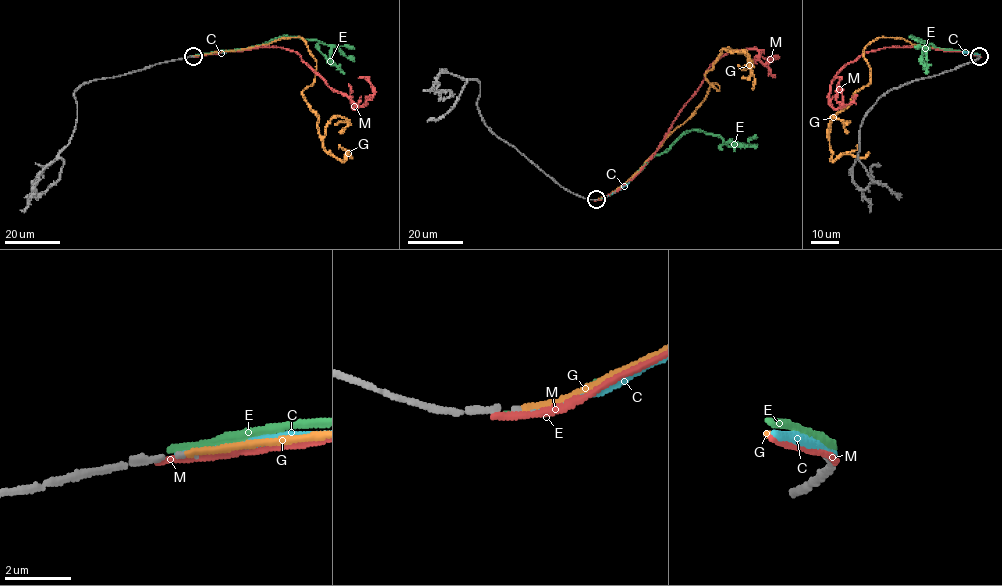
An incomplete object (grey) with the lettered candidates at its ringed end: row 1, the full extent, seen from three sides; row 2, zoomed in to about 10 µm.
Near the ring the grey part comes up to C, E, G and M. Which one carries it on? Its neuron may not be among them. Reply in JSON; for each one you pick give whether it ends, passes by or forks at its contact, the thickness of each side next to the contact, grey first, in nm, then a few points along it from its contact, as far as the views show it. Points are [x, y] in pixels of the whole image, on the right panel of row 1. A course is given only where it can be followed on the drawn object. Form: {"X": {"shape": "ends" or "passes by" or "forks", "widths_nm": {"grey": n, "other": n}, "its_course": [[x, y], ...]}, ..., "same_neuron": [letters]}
{"G": {"shape": "ends", "widths_nm": {"grey": 130, "other": 170}, "its_course": [[979, 56], [902, 38], [872, 40], [863, 54], [870, 82], [834, 117], [829, 137], [832, 161], [869, 152]]}, "same_neuron": ["G"]}

